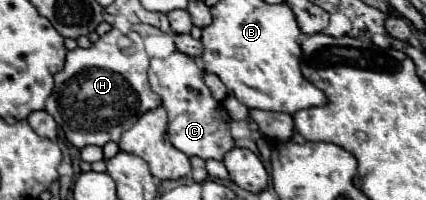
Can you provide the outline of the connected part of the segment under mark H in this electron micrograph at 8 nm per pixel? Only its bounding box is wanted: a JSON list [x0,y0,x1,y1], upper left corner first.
[46,29,162,149]

